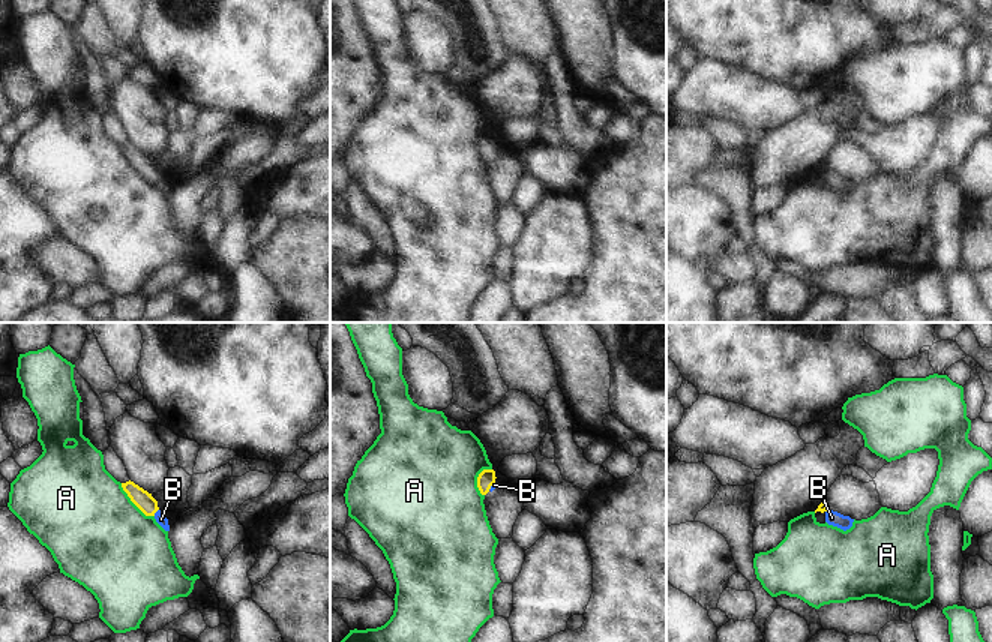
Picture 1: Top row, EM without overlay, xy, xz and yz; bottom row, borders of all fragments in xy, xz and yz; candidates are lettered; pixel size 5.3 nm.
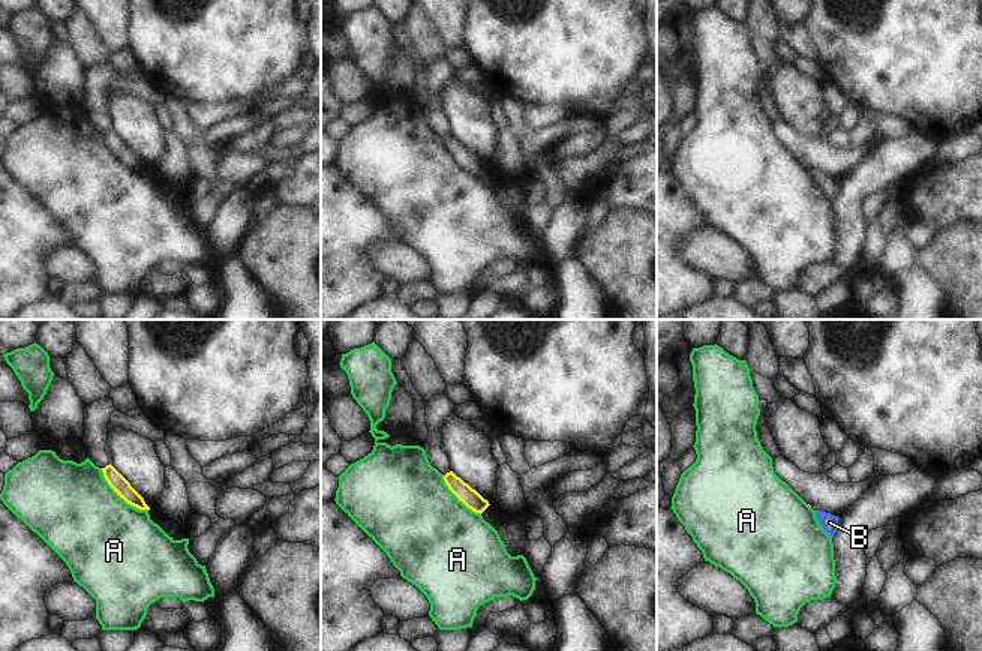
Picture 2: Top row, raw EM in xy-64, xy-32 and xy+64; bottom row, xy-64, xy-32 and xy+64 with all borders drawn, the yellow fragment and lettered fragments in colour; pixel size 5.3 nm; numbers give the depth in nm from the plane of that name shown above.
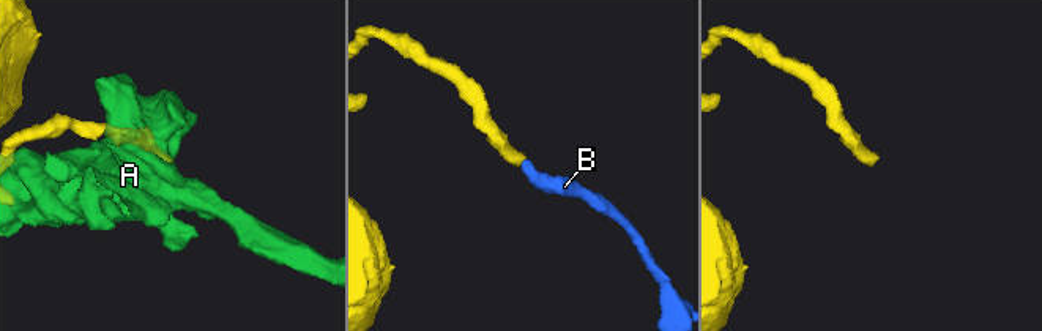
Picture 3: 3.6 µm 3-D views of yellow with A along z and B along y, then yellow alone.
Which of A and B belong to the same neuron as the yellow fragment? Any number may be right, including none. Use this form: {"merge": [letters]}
{"merge": ["B"]}

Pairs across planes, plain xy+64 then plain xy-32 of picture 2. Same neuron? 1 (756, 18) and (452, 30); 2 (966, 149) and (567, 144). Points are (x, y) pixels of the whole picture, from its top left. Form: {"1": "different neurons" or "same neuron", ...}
{"1": "different neurons", "2": "different neurons"}

